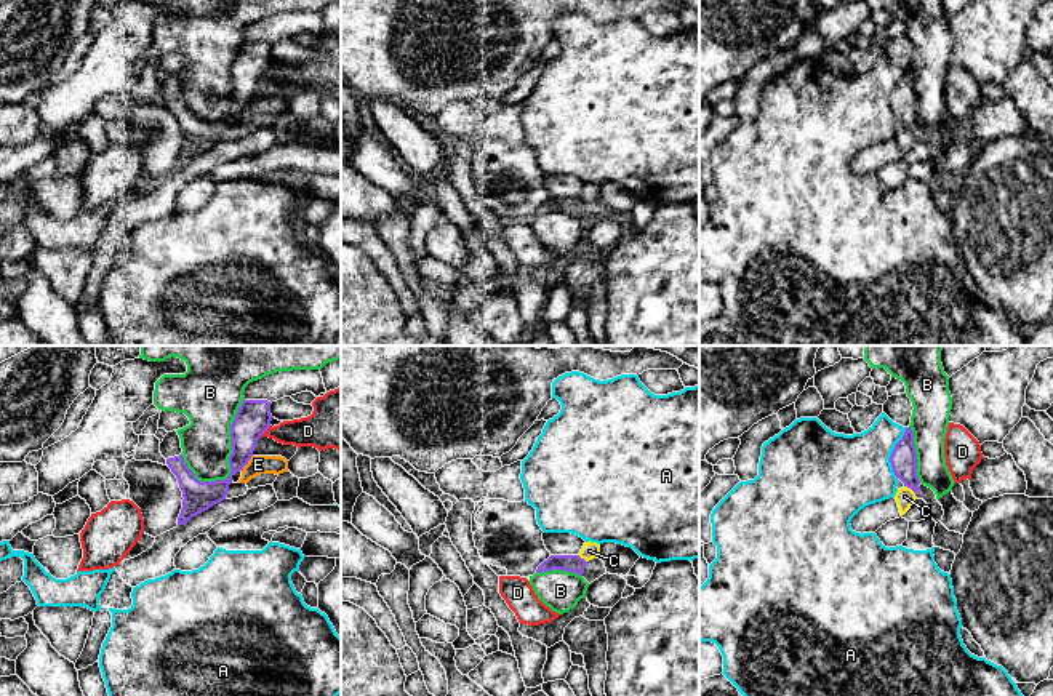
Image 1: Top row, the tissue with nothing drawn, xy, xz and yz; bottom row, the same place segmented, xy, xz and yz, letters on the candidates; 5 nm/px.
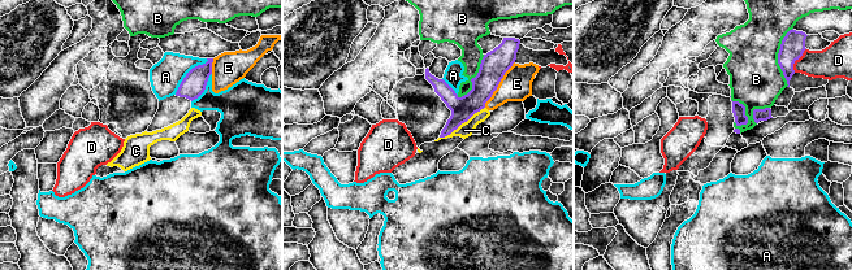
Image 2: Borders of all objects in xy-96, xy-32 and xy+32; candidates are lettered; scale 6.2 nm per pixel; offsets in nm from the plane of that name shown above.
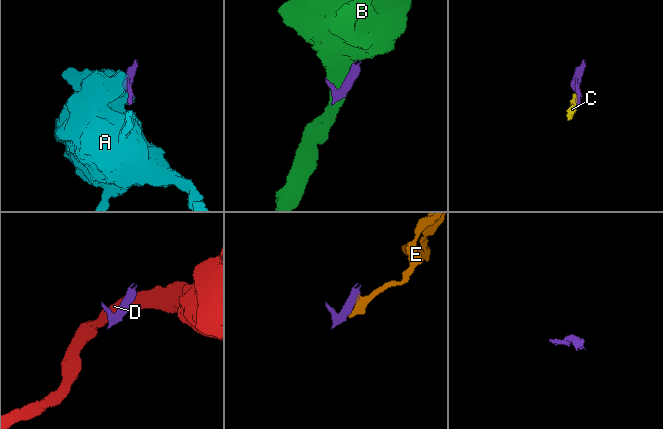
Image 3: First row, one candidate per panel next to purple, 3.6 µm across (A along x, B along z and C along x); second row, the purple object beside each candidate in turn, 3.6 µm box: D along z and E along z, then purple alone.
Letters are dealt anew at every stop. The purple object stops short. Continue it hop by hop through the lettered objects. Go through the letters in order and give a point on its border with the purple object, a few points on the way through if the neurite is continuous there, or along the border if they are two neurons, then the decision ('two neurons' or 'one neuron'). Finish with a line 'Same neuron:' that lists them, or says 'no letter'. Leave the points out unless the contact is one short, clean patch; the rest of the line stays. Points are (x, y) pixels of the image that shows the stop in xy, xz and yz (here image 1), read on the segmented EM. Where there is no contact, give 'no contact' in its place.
A: yz (892, 453) | along yz (906, 428), (890, 456), (890, 466), (896, 479) | two neurons
B: xy (232, 453) | two neurons
C: yz (911, 488) | along yz (904, 485), (916, 493) | two neurons
D: xy (264, 431) | along xy (269, 424), (260, 436) | two neurons
E: xy (247, 463) | along xy (252, 455), (242, 471) | two neurons
Same neuron: no letter

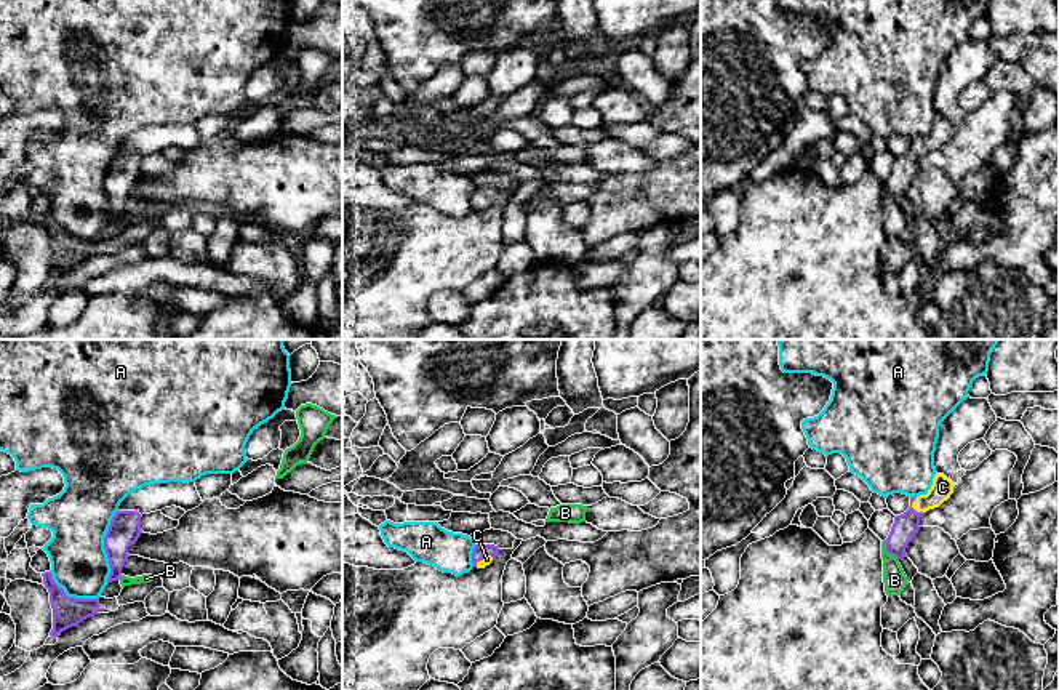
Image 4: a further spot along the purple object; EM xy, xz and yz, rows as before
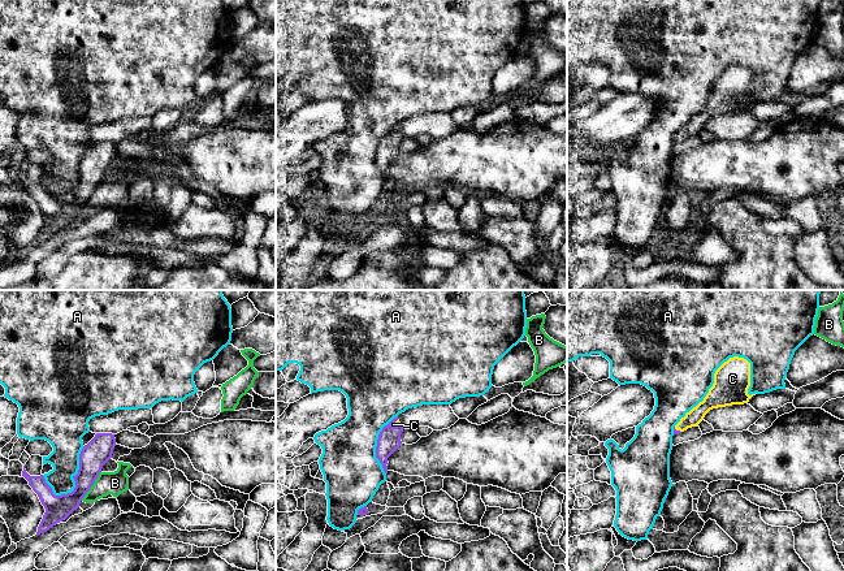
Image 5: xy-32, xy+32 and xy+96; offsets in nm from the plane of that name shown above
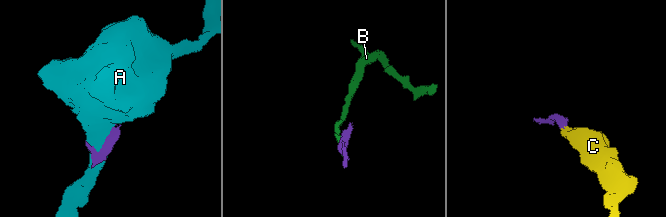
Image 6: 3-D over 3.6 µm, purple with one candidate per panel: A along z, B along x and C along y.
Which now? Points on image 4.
A: xy (104, 546) | two neurons
B: yz (888, 553) | along yz (883, 541), (885, 549), (898, 561) | two neurons
C: yz (912, 508) | across yz (906, 525), (912, 516), (912, 508), (928, 501), (943, 487) | one neuron
Same neuron: C

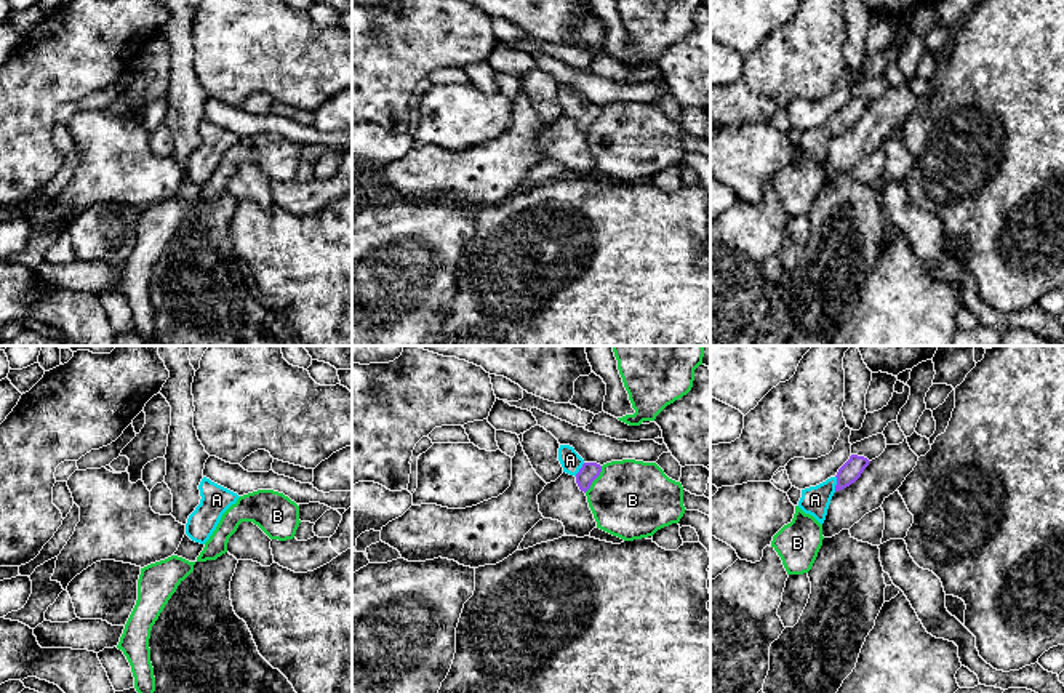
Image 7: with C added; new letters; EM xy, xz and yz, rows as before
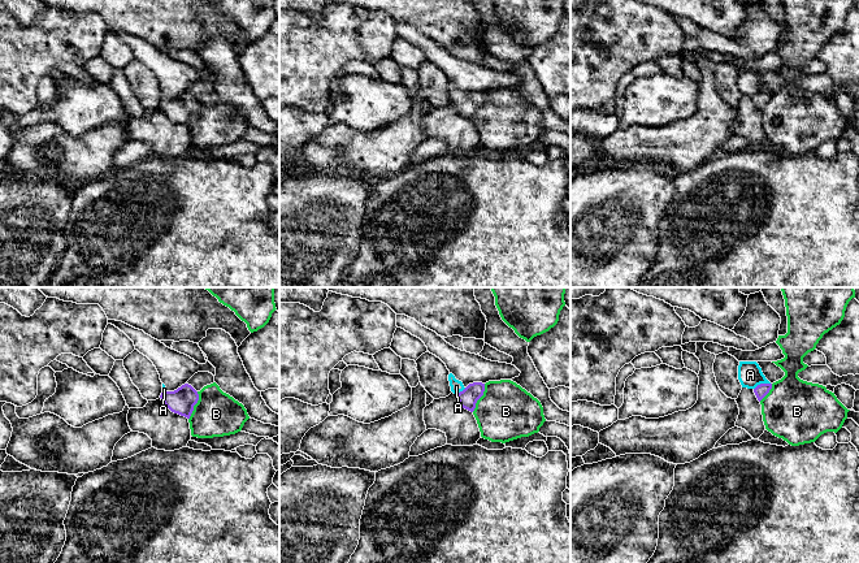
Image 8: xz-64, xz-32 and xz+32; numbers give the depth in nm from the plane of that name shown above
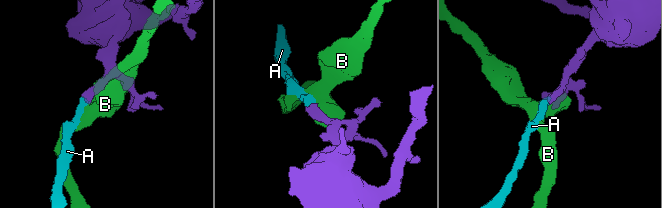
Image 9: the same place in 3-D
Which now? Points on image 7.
A: yz (837, 484) | across yz (853, 468), (837, 484), (815, 500) | one neuron
B: xz (596, 477) | two neurons
Same neuron: A

